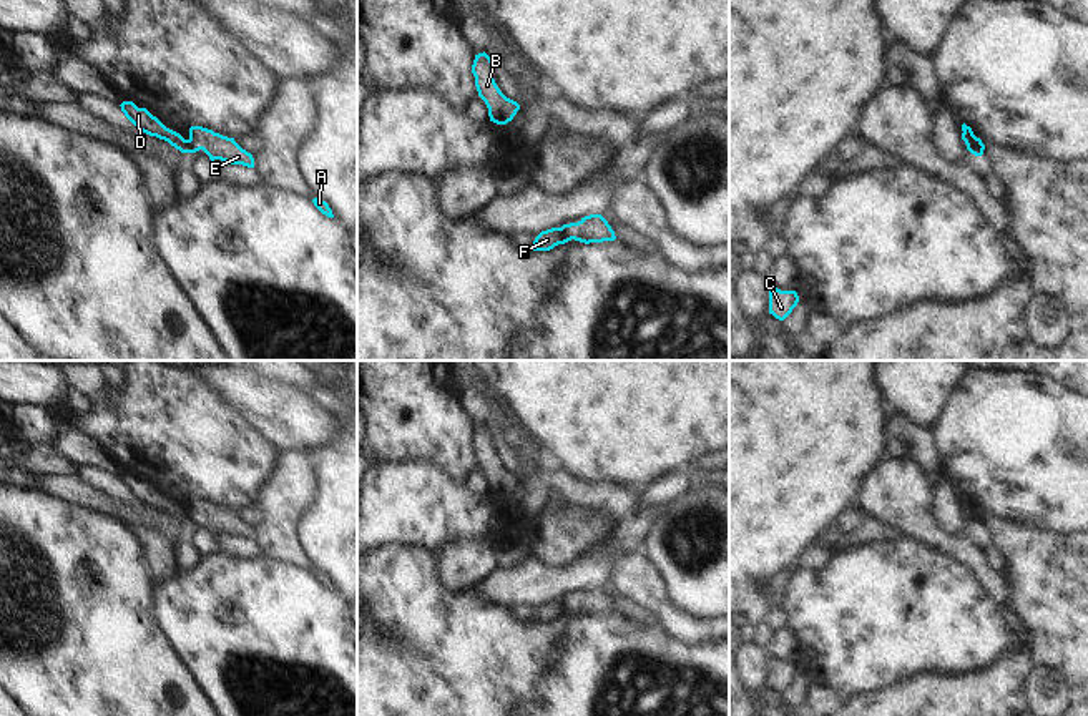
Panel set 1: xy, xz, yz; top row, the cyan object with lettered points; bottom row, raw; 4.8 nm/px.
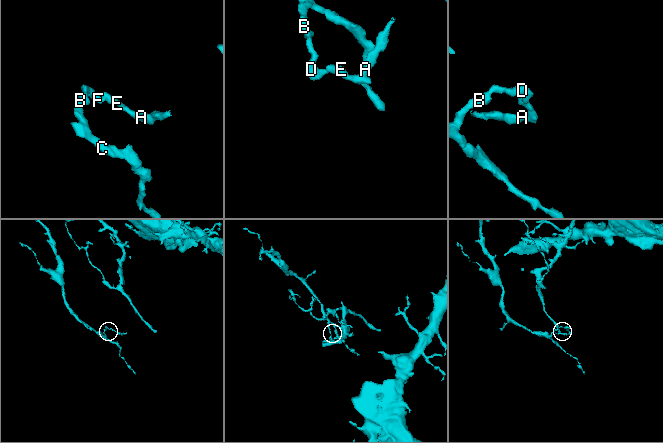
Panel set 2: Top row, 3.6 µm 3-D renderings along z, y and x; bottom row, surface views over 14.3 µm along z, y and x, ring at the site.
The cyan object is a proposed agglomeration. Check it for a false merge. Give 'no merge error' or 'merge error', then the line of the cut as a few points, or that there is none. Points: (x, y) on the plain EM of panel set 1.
merge error; cut in xz along (560, 600), (565, 613)

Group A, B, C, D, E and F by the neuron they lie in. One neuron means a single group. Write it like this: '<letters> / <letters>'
A E / B C D F

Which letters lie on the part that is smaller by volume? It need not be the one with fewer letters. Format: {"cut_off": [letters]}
{"cut_off": ["A", "E"]}

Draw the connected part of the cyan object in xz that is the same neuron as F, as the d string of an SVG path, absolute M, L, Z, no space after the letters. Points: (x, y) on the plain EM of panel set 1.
M551 600L546 603L542 603L533 616L532 616L532 623L550 623L558 616L565 616L563 608L561 608L561 600Z

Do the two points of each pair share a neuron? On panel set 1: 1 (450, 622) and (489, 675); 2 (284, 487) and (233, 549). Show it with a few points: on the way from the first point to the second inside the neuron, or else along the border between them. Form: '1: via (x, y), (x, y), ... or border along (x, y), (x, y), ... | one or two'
1: via (450, 635), (475, 662) | one
2: border along (254, 539), (261, 554) | two

